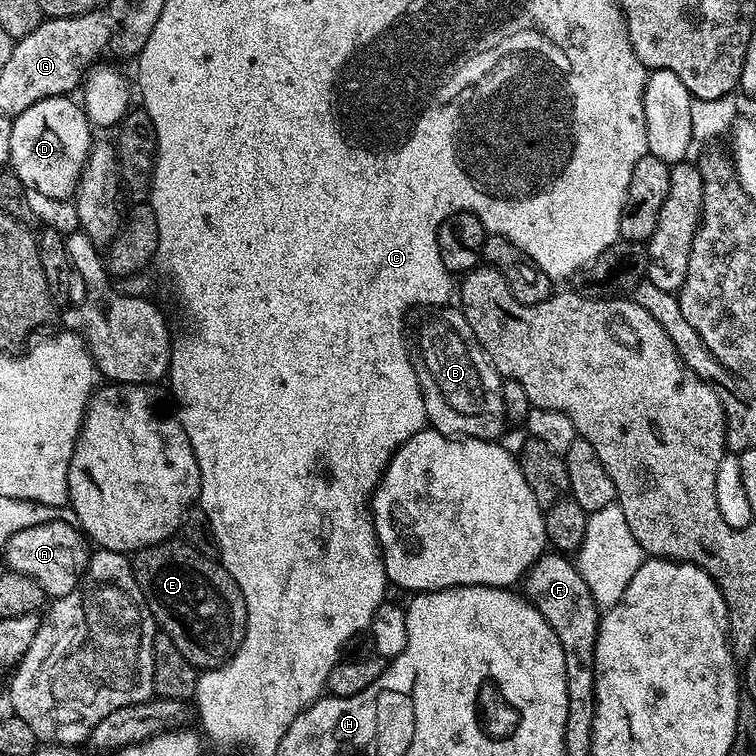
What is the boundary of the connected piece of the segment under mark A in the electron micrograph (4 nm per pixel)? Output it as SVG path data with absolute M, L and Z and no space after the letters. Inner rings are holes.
M56 520L14 533L2 548L2 554L11 571L34 578L42 586L45 597L59 598L79 586L88 569L90 544L75 523Z

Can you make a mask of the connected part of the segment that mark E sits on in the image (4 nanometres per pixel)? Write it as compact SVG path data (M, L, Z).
M183 539L141 548L131 557L132 573L150 606L156 627L169 636L198 670L220 668L240 649L246 634L246 602L223 564L204 557Z

